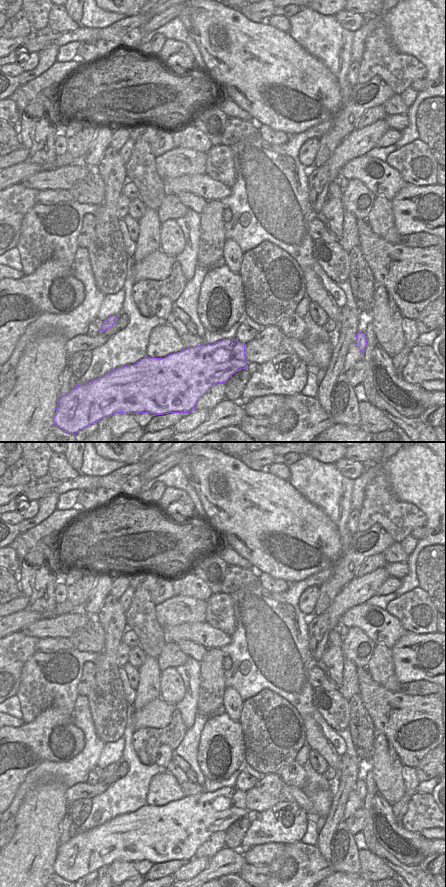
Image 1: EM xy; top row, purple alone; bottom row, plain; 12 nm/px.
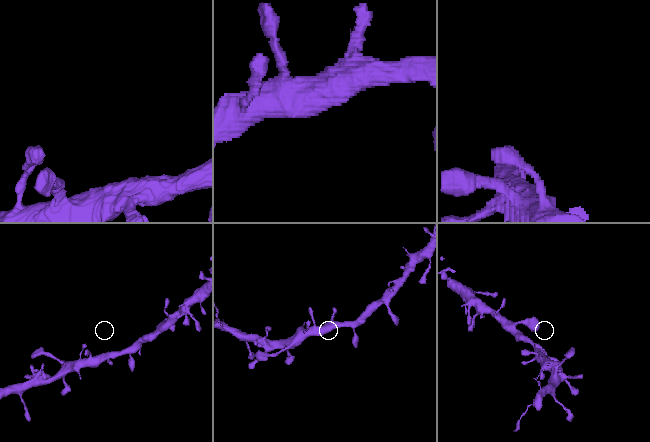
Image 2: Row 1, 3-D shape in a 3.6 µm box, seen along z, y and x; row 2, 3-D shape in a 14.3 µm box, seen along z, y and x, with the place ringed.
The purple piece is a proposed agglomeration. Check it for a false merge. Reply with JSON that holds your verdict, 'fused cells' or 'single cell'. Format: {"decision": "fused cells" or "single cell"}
{"decision": "single cell"}

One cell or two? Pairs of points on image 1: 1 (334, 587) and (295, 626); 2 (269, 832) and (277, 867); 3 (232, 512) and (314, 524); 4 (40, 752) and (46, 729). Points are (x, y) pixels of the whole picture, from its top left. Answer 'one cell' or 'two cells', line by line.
1: two cells
2: two cells
3: one cell
4: one cell

